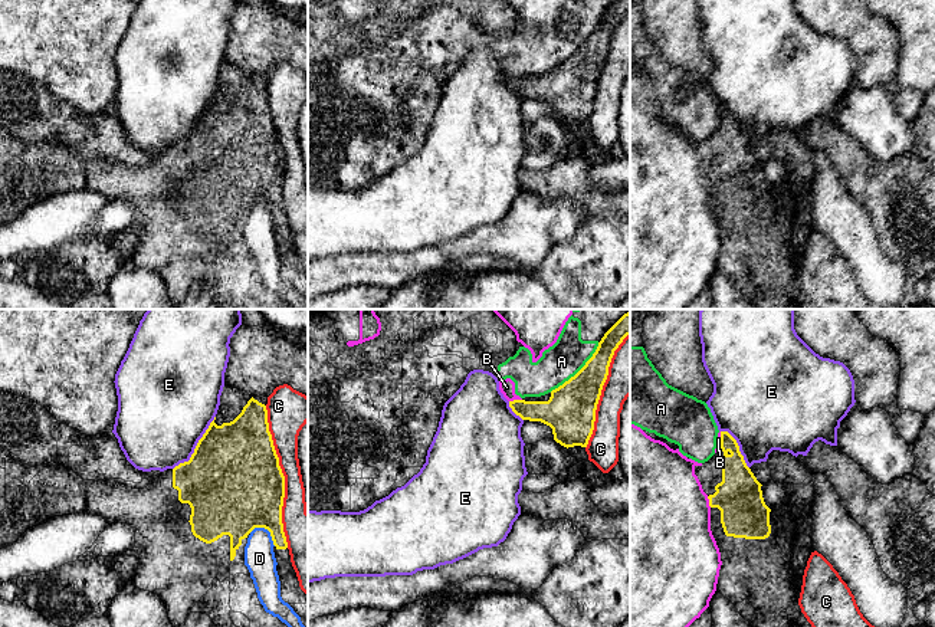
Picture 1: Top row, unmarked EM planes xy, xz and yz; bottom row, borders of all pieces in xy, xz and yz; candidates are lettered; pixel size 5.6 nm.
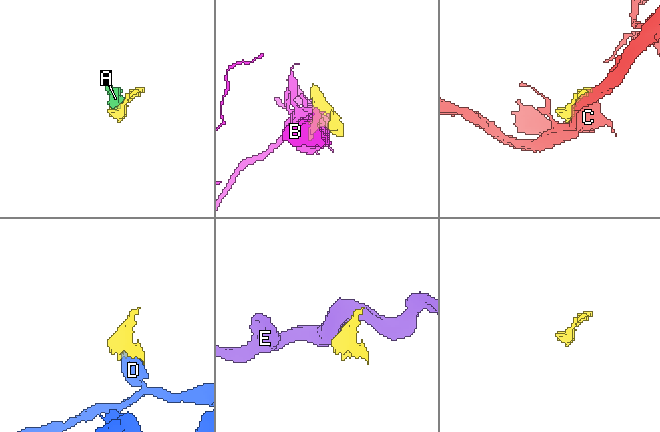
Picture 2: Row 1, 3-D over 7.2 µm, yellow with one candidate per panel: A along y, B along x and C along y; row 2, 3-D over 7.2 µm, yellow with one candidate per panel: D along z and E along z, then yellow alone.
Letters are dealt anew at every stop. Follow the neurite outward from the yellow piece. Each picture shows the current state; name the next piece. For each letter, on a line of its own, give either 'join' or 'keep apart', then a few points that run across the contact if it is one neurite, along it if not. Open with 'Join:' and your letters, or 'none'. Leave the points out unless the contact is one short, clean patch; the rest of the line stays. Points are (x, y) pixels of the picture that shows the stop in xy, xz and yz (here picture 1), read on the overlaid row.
Join: none
A: keep apart
B: keep apart
C: keep apart
D: keep apart
E: keep apart

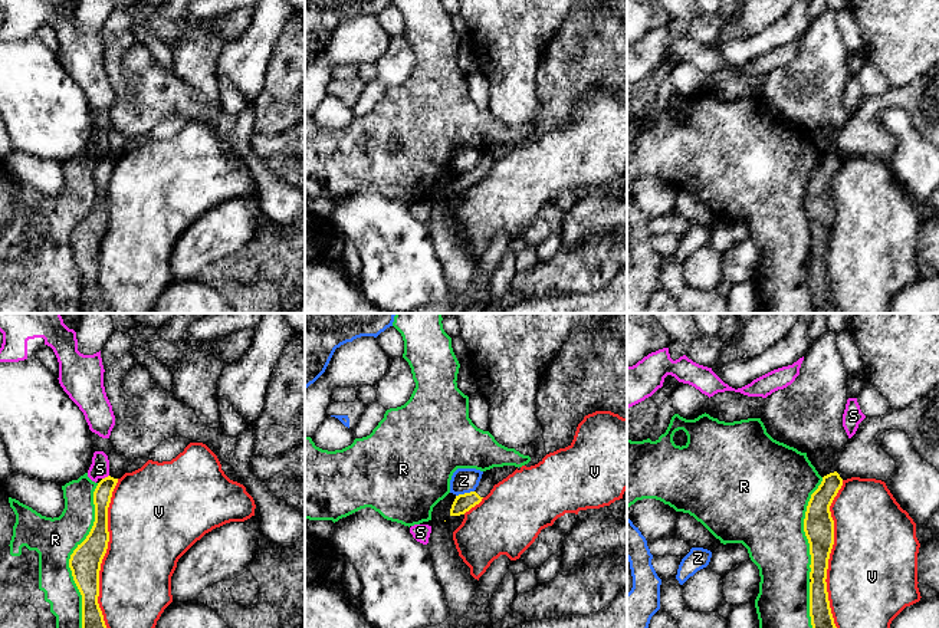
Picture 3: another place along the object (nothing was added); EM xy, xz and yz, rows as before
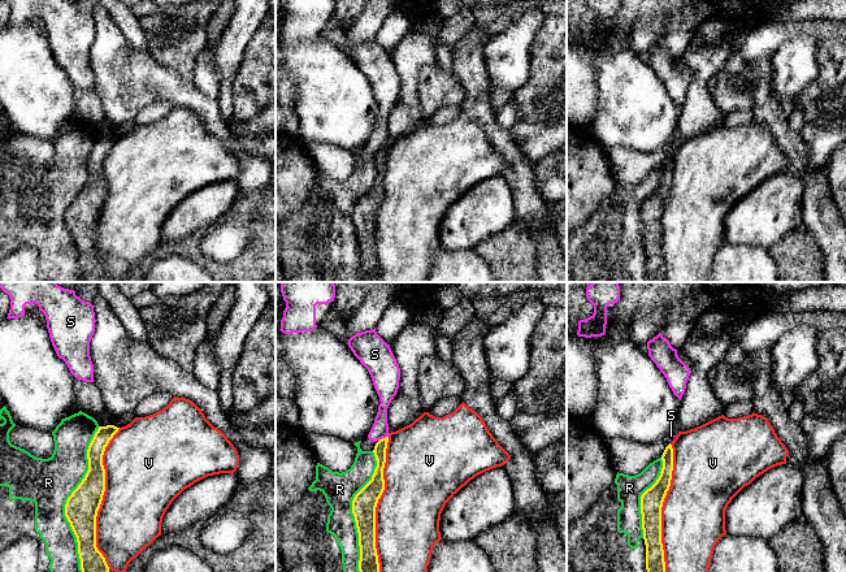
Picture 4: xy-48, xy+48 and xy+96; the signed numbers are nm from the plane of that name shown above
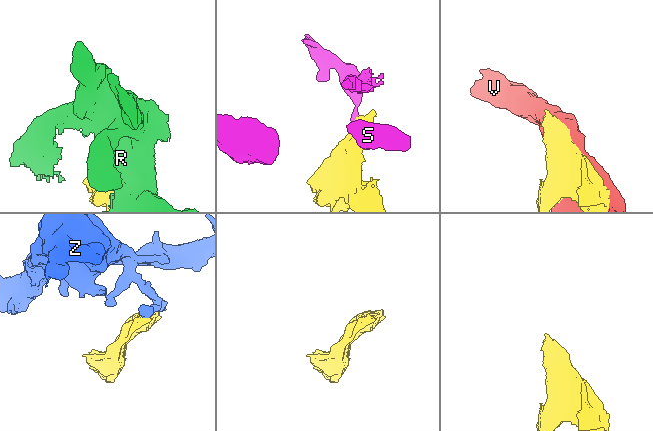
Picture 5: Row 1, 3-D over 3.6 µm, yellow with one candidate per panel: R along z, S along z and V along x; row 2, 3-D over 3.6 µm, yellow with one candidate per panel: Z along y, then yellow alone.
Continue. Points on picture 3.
Join: none
R: keep apart
S: keep apart; line xy (108, 474), (102, 479)
V: keep apart
Z: keep apart; line xz (473, 490), (456, 496)

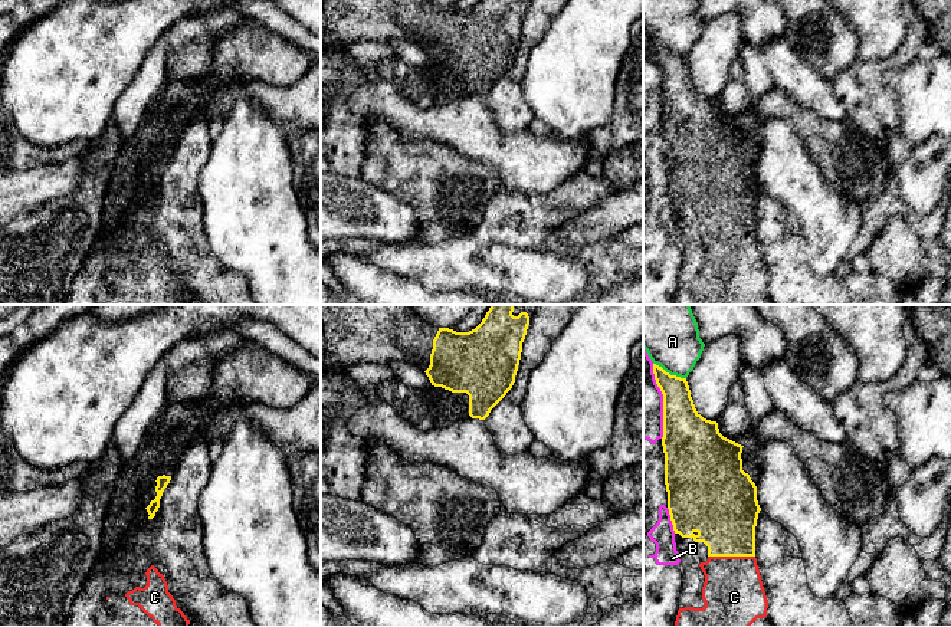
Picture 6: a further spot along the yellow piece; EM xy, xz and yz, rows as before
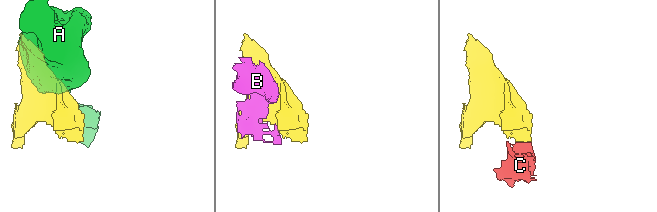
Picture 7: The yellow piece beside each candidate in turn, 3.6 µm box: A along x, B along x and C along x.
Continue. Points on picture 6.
Join: C
A: keep apart; line yz (653, 363), (671, 374), (685, 378)
B: keep apart
C: join

